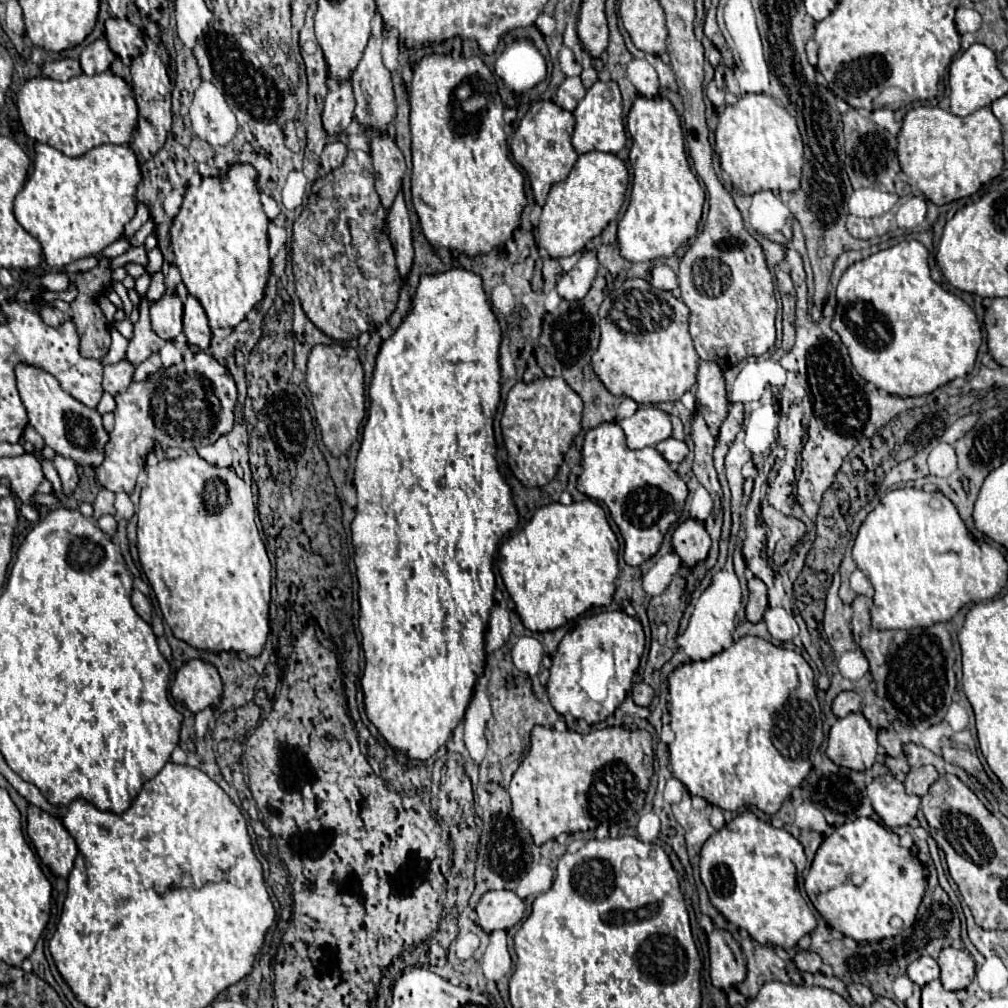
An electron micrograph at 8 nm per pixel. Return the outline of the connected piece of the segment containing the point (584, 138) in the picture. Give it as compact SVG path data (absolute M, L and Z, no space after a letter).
M594 82L592 88L586 92L582 102L576 106L576 126L572 134L572 144L578 154L600 150L600 152L612 152L624 148L626 144L626 132L624 132L624 118L622 118L622 106L620 106L620 90L616 82Z

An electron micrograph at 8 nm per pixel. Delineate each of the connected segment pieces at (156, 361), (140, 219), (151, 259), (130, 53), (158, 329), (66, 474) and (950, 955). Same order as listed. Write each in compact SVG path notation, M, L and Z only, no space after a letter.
M152 354L148 359L136 367L133 375L133 381L139 382L146 379L149 375L158 373L162 366L163 364L160 354Z
M142 202L136 203L136 214L134 218L125 226L123 235L132 237L141 228L141 226L149 219L149 212Z
M156 246L148 253L148 263L145 266L145 270L151 276L155 275L156 272L160 271L163 265L163 255Z
M116 18L106 20L106 40L112 52L122 60L136 58L146 50L142 32L128 20L116 20Z
M164 294L150 306L152 330L162 338L174 342L182 334L182 302L176 294Z
M54 456L54 466L62 478L62 486L68 486L68 488L78 486L78 472L76 472L76 466L72 460L66 460L62 456Z
M952 946L942 948L940 958L938 958L938 966L942 970L942 976L940 976L942 986L952 992L968 988L976 976L974 974L974 960L972 960L970 952L956 950Z

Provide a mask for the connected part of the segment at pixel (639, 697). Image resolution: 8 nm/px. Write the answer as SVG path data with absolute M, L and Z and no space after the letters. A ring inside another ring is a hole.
M638 682L638 684L634 684L632 700L634 700L638 706L650 706L652 698L654 698L654 690L652 690L646 682Z

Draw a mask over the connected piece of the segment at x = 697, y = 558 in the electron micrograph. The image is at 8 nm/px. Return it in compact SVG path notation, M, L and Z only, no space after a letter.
M688 518L676 526L672 534L672 546L682 558L682 564L694 568L698 562L702 562L708 556L710 534L700 520Z

